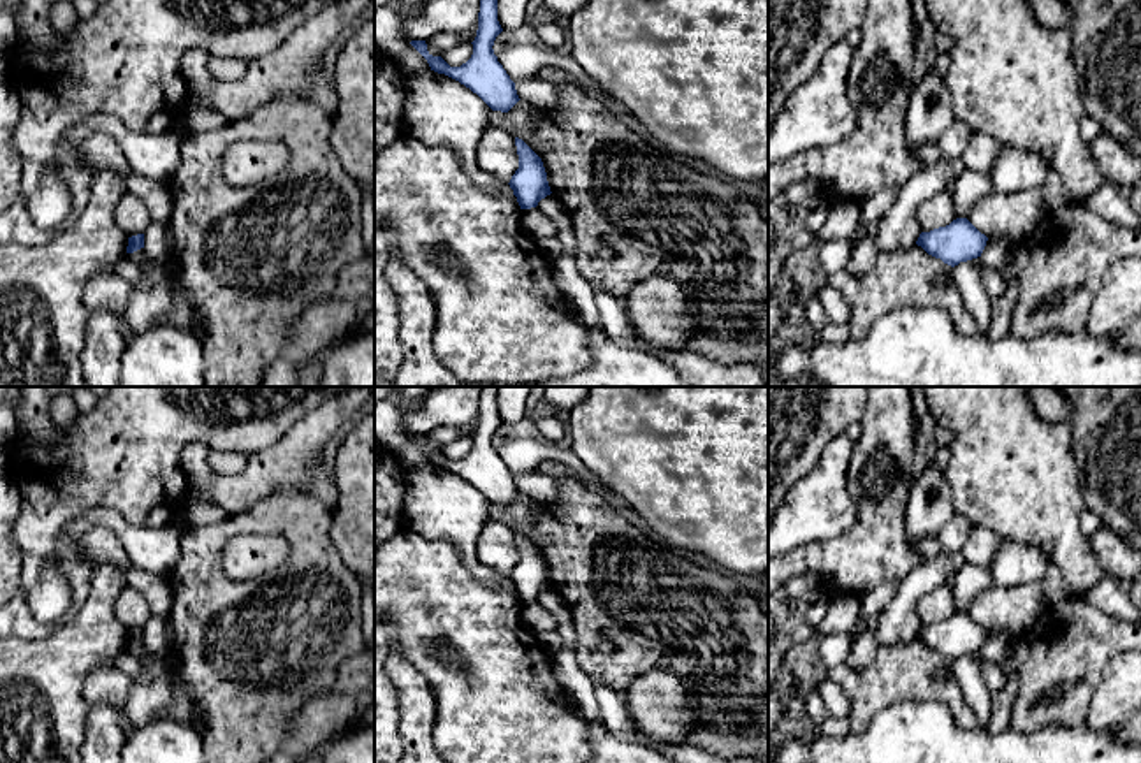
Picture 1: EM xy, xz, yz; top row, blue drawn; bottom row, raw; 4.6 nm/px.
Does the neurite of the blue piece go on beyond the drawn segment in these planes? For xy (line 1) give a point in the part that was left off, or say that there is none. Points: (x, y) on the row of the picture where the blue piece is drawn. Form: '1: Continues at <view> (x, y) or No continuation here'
1: No continuation here

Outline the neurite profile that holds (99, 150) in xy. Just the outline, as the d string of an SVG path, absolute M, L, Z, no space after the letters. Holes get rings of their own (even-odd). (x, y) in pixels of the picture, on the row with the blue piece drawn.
M105 132L90 134L81 142L81 151L86 165L93 172L100 169L113 169L121 178L127 178L130 172L134 172L118 141Z

